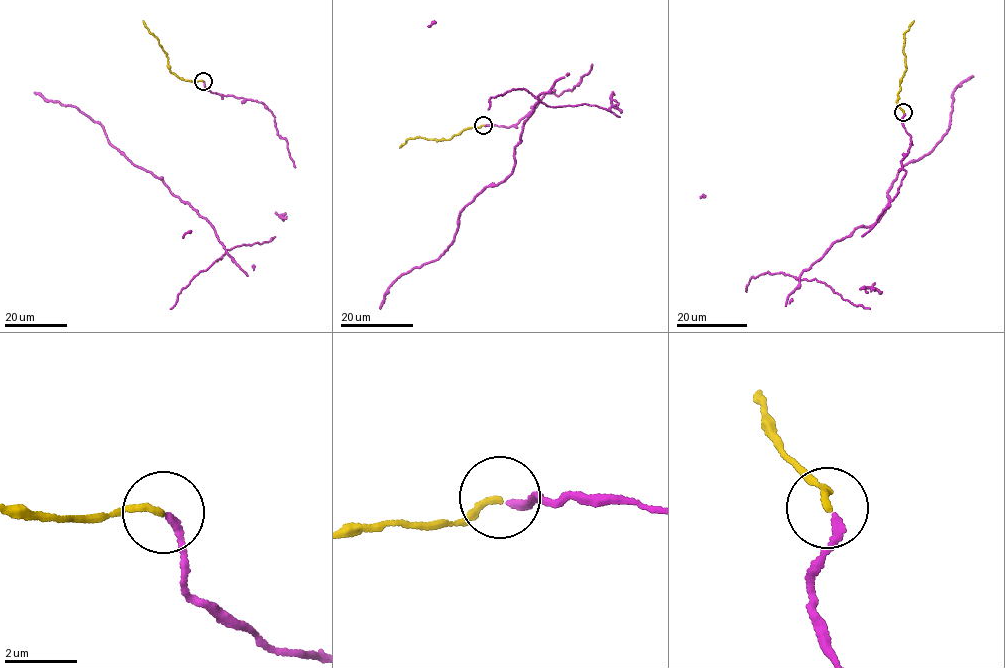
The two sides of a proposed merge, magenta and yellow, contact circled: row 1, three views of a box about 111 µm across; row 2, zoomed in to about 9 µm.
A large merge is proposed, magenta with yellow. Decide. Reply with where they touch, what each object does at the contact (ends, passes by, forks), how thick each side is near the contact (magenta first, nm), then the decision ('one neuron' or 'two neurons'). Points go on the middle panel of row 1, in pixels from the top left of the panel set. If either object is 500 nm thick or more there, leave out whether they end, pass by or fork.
(483, 125) | magenta ends | yellow ends | 190/170 nm | one neuron

